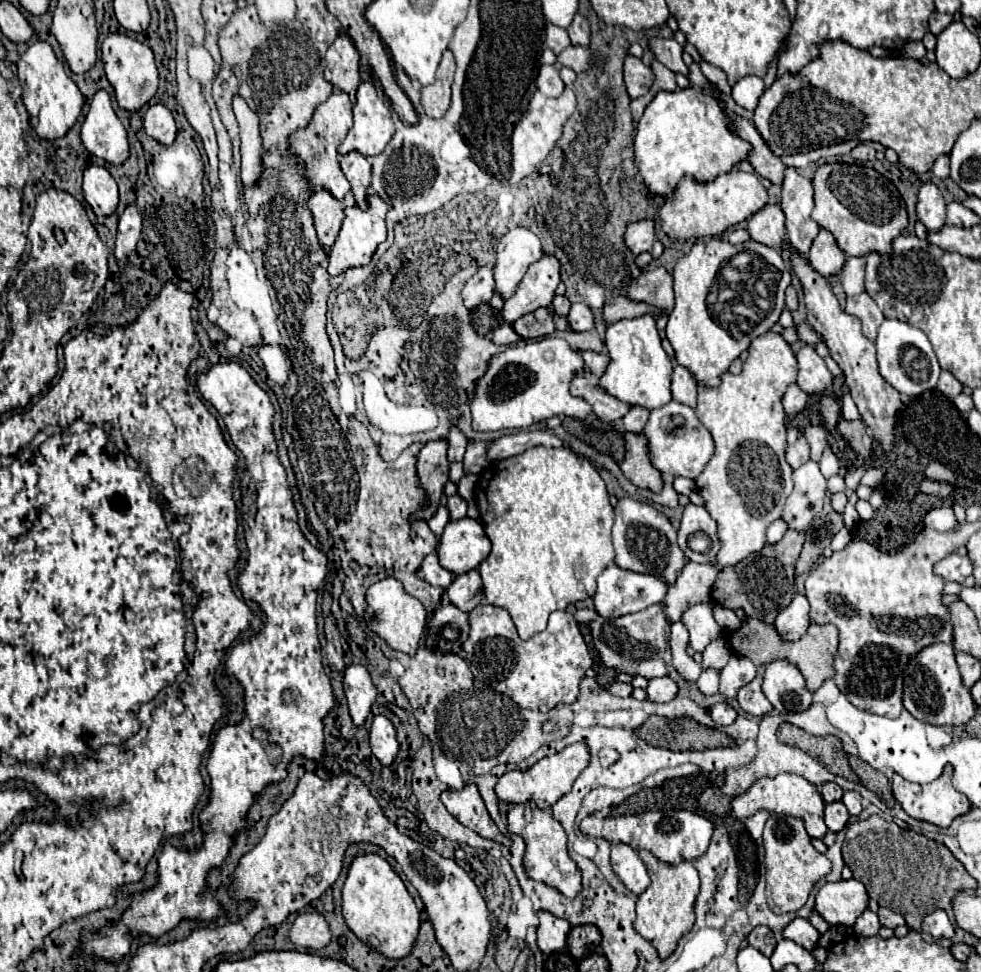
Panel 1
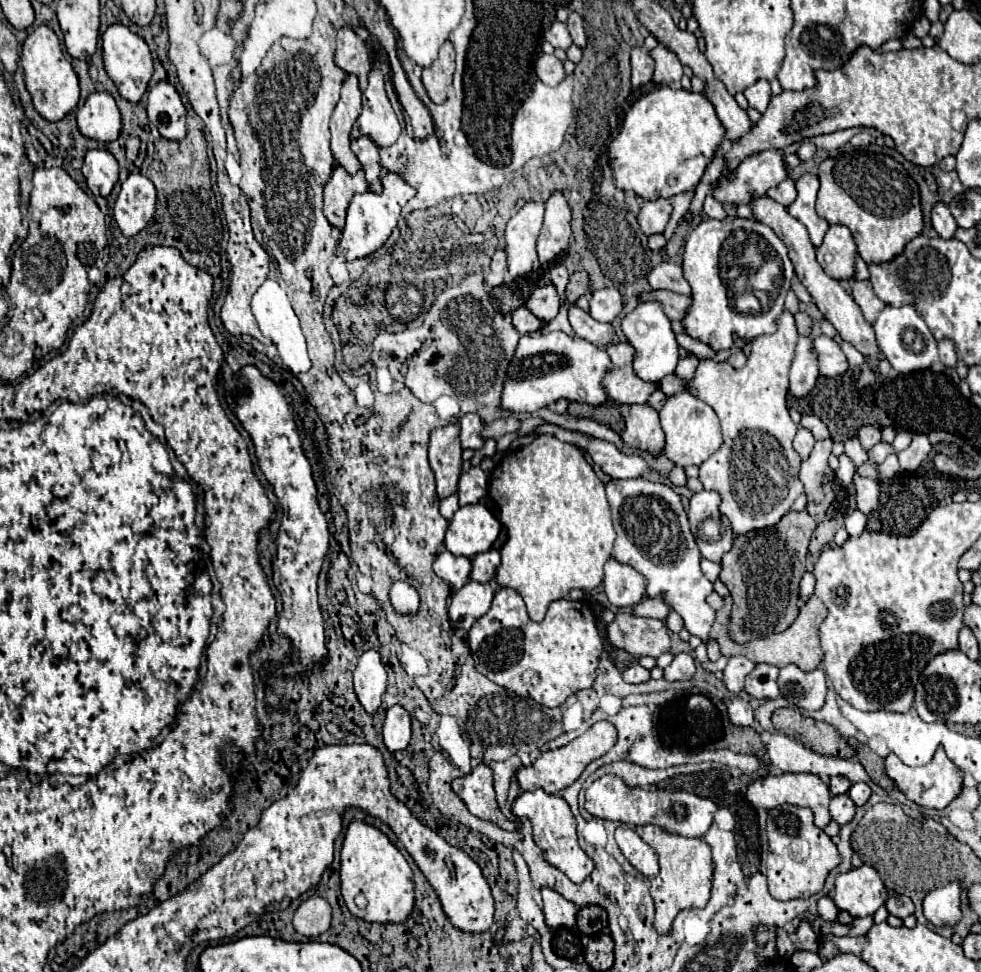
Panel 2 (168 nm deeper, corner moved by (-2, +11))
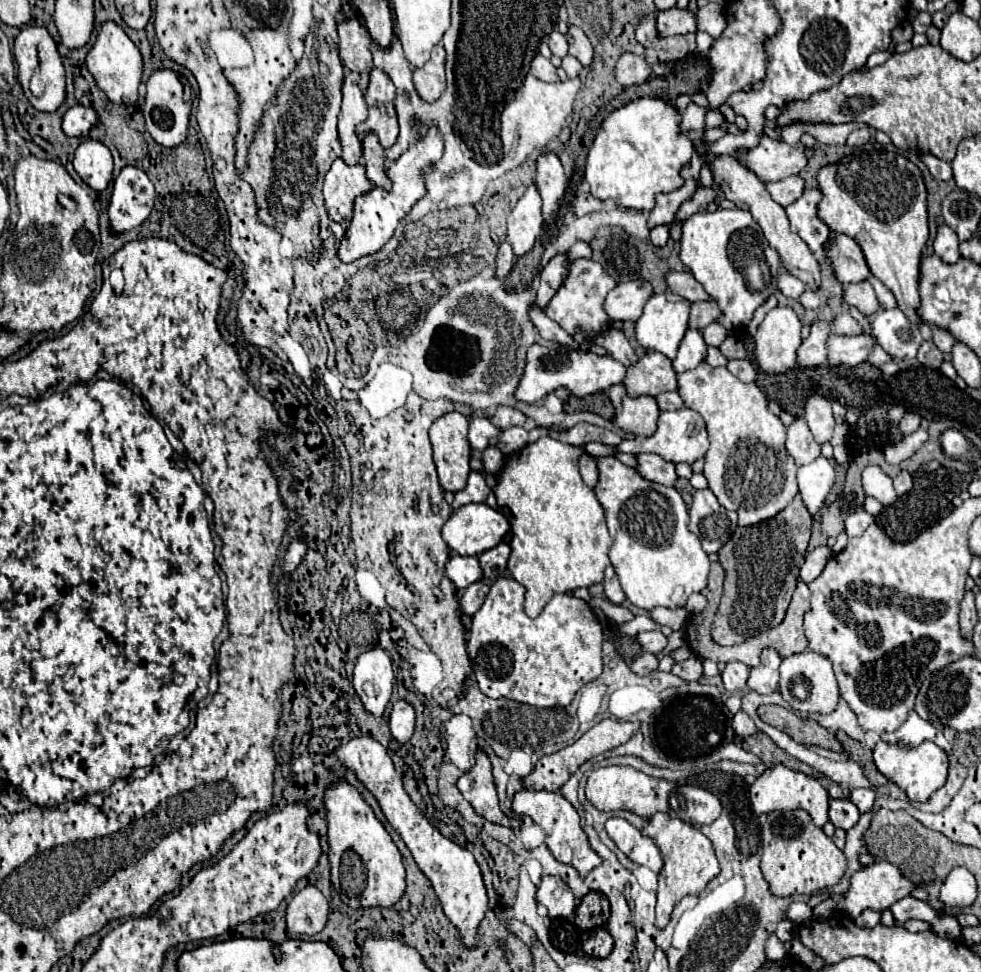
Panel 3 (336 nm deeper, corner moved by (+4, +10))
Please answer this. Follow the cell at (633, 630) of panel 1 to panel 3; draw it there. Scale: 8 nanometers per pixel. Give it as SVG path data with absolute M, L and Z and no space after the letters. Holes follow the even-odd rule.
M644 631L644 633L638 633L636 635L636 641L640 643L640 647L642 647L642 651L646 651L646 653L654 653L654 655L658 655L658 653L662 653L664 651L664 647L668 645L668 639L662 635L662 631Z

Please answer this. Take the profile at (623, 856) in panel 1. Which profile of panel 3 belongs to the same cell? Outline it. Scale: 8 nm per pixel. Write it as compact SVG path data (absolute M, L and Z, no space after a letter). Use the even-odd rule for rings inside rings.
M620 817L608 819L606 833L630 861L634 861L636 865L644 865L644 867L652 869L654 873L660 873L664 863L662 863L656 843L652 839L644 837L626 819L620 819Z

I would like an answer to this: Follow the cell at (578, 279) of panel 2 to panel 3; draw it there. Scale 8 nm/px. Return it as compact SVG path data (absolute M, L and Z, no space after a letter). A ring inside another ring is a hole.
M576 259L570 263L564 283L560 285L558 293L552 297L552 301L548 303L548 307L544 311L568 335L572 335L576 327L582 327L584 331L606 331L606 329L610 329L610 319L606 317L602 303L604 303L608 291L614 287L616 287L616 281L608 273L604 273L600 263L596 263L592 259Z

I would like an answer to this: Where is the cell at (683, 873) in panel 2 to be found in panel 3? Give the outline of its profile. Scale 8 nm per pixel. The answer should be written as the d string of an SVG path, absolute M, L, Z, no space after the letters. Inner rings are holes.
M656 813L654 817L648 819L648 825L642 829L642 835L650 837L658 845L664 859L664 867L658 875L658 891L656 891L658 903L656 903L656 923L654 923L658 929L662 929L666 927L674 905L686 895L700 895L706 889L708 881L712 881L720 873L720 867L710 839L704 837L700 829L690 823L684 823L680 819L670 819L664 813Z

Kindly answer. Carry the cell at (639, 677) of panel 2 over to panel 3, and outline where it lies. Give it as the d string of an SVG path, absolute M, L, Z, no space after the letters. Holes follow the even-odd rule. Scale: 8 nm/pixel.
M642 653L640 657L636 657L636 659L630 663L630 669L632 669L636 675L640 675L640 677L650 675L652 671L656 671L656 667L658 667L658 659L656 659L656 655L652 655L652 653Z

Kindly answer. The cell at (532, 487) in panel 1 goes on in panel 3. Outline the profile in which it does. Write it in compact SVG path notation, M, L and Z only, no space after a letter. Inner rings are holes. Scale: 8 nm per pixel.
M540 437L536 443L526 445L524 449L508 455L502 475L492 489L500 509L508 509L506 515L510 521L510 559L508 573L526 589L524 609L528 617L538 617L542 607L558 593L574 591L578 587L590 587L602 583L604 569L610 565L608 549L612 537L606 529L604 509L598 503L594 489L590 489L578 473L578 457L584 453L582 445L564 445L552 437Z

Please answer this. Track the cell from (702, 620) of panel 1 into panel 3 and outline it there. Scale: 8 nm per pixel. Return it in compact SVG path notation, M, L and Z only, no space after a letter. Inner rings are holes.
M598 457L600 479L596 497L606 513L608 531L614 539L610 547L610 563L620 585L636 607L684 607L692 593L706 587L710 569L708 555L700 539L688 531L688 509L674 487L646 481L636 469L620 463L616 457Z

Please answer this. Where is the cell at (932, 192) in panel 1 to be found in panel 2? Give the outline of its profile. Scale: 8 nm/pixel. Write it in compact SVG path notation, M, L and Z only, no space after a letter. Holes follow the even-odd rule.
M938 202L938 204L934 206L934 210L932 210L932 226L934 226L934 230L938 232L938 236L944 238L944 240L954 238L954 234L956 234L956 230L958 230L956 220L954 220L952 214L948 212L948 206L946 206L946 204L940 204L940 202Z

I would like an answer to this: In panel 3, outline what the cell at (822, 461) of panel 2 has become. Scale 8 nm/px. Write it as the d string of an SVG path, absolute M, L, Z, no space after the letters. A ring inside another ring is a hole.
M812 393L806 401L806 407L804 407L804 419L808 421L808 427L810 427L816 443L822 445L822 443L830 441L836 423L834 423L828 399Z

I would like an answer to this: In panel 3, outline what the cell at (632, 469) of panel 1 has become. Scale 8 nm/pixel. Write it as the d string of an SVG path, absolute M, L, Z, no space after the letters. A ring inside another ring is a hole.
M622 383L610 387L610 401L616 409L614 415L614 425L620 427L626 433L636 433L650 437L656 431L656 421L658 421L658 405L654 397L642 395L642 397L628 397L626 389Z

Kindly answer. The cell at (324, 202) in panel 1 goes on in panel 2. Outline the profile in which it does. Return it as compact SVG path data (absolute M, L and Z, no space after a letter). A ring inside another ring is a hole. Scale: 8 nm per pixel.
M336 166L332 178L324 186L324 216L336 228L344 228L346 208L356 192L366 192L368 184L364 178L364 170L356 174L348 174L342 166Z

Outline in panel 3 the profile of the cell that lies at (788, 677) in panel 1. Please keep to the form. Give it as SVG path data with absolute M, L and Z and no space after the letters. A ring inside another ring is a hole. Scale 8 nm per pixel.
M804 651L792 657L782 659L780 665L780 695L784 701L794 711L800 713L832 713L836 709L836 703L840 699L836 677L832 673L832 665L826 657L814 653L814 651Z

